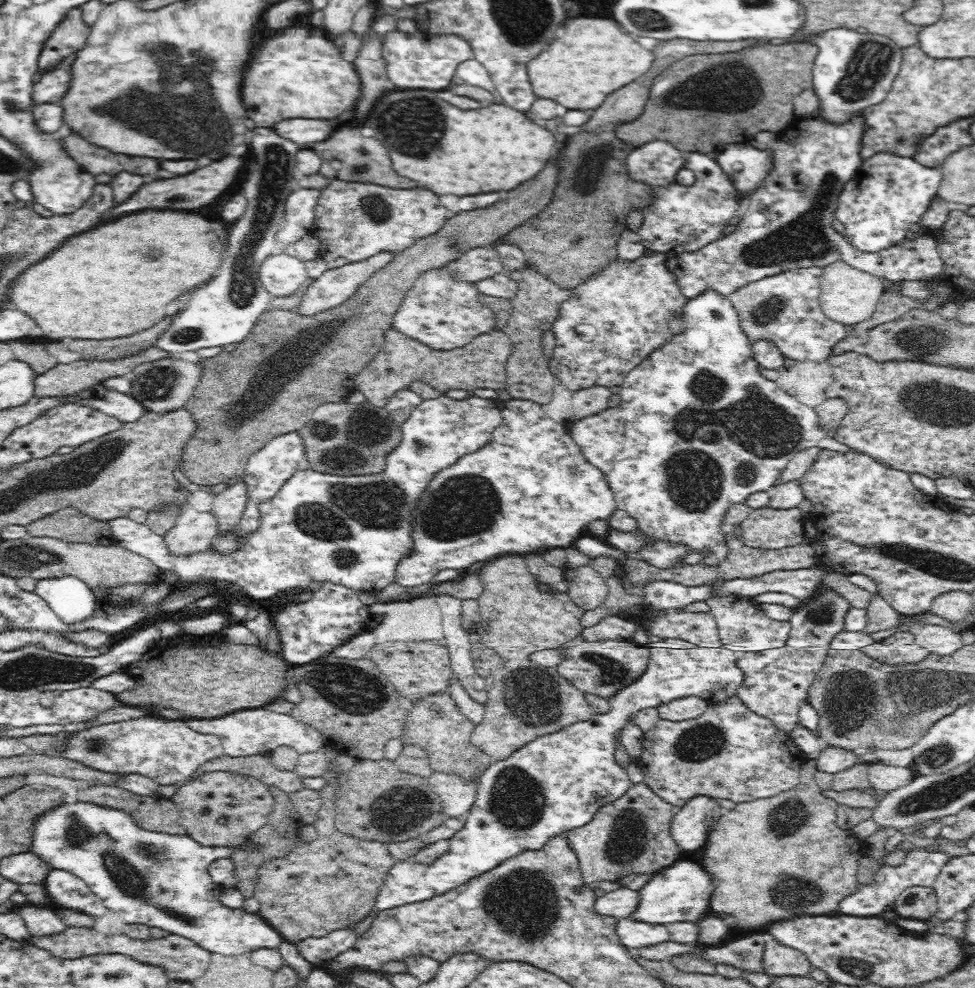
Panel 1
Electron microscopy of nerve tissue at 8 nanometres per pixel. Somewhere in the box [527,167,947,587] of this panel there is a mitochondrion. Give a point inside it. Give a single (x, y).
(760, 429)

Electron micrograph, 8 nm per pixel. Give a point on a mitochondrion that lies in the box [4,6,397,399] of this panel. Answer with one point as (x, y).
(195, 121)

